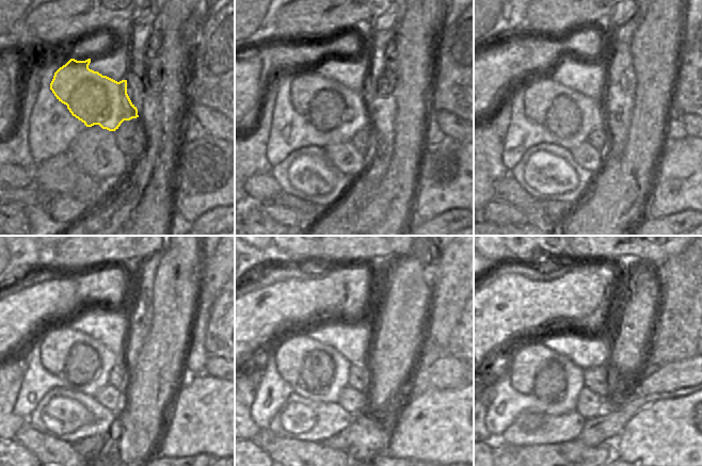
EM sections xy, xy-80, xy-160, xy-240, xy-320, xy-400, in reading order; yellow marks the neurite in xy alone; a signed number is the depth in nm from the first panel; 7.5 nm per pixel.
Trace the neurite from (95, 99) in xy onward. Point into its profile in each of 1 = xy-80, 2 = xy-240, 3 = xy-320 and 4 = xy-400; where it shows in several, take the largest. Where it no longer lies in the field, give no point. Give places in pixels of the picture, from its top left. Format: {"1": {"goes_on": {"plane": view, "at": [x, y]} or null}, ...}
{"1": {"goes_on": {"plane": "xy-80", "at": [330, 107]}}, "2": {"goes_on": {"plane": "xy-240", "at": [85, 363]}}, "3": {"goes_on": {"plane": "xy-320", "at": [301, 360]}}, "4": {"goes_on": {"plane": "xy-400", "at": [532, 370]}}}

